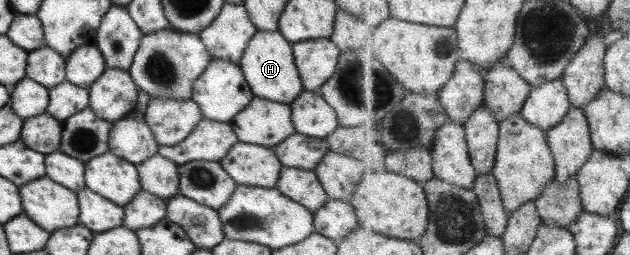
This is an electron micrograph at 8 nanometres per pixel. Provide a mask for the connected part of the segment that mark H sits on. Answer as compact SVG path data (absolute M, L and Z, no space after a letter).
M257 30L248 41L248 46L244 49L242 58L237 65L240 67L245 83L248 85L253 97L290 104L303 91L300 77L293 63L290 43L277 31Z

